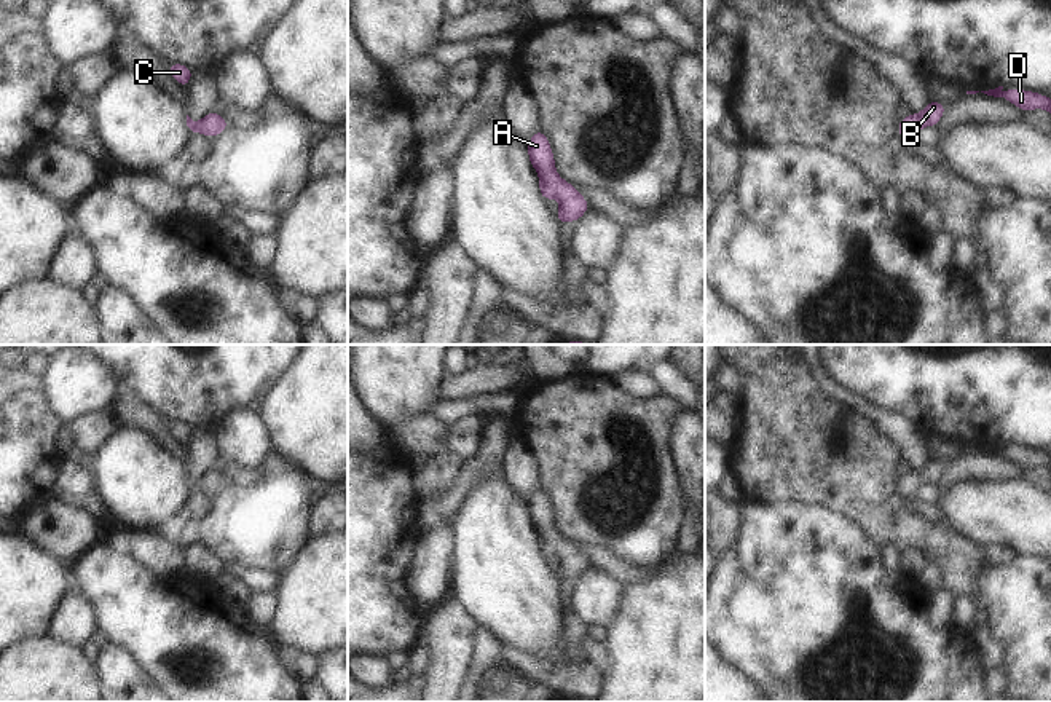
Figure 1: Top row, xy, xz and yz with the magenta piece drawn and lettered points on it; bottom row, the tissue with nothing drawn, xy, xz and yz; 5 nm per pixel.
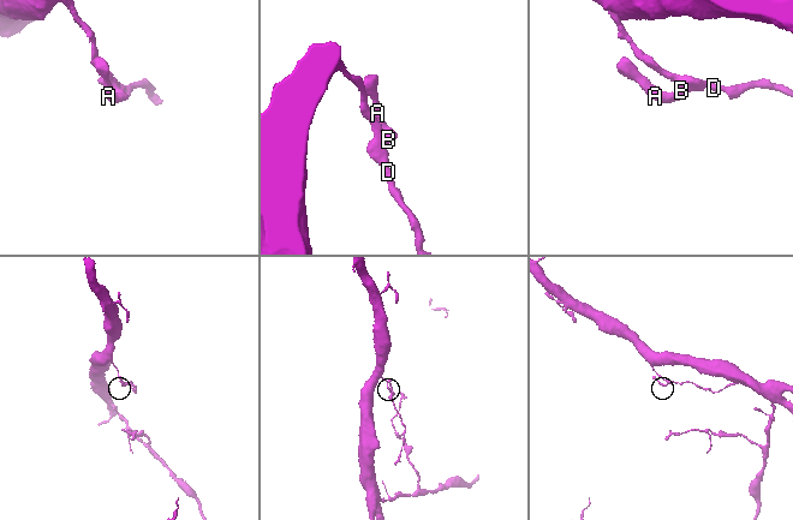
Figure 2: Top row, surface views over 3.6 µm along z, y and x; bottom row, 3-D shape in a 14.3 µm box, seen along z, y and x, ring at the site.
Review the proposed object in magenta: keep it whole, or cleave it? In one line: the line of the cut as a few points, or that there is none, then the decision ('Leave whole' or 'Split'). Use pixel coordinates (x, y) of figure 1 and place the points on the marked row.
No split. Leave whole

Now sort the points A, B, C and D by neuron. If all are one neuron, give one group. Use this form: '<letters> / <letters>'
A B C D

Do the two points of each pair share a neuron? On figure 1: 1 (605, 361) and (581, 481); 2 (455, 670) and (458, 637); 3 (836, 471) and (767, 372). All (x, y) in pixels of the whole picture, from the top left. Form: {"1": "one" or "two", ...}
{"1": "two", "2": "one", "3": "one"}

